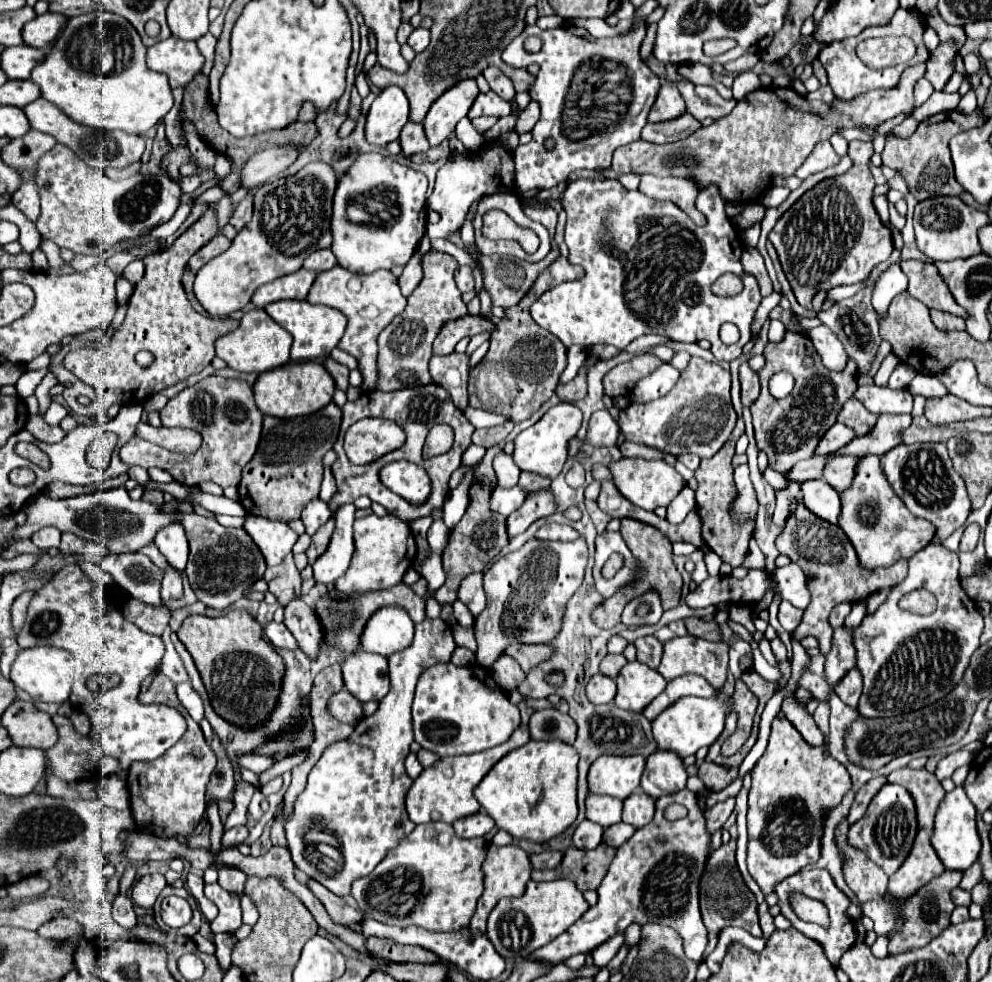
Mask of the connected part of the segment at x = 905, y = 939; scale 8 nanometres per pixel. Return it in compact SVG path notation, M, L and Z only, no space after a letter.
M946 871L942 877L932 879L926 887L922 887L912 899L904 903L906 923L904 923L904 929L892 937L888 947L890 955L900 955L900 953L924 947L926 943L936 939L946 927L950 927L950 913L956 907L950 899L950 885L958 885L960 879L962 879L960 871Z

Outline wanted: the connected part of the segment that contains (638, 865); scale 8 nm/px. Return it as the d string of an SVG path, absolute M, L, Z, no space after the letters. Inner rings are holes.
M682 789L674 795L660 797L656 801L656 815L652 823L636 833L618 847L618 853L598 887L598 903L590 907L574 925L570 925L560 937L540 947L526 959L546 961L550 965L564 963L568 957L576 953L590 953L606 939L616 933L624 933L632 923L662 923L674 927L684 941L684 953L688 959L702 963L706 949L706 927L702 923L700 907L698 907L698 887L702 879L702 871L706 869L706 859L712 853L710 833L706 833L706 817L698 807L698 799L692 791ZM672 803L680 803L688 809L684 819L668 821L664 817L664 809ZM634 847L642 847L642 857L634 853Z

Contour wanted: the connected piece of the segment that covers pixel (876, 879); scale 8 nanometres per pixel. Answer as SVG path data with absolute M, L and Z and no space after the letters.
M844 821L840 825L838 835L836 835L840 853L844 855L846 883L856 893L860 903L882 899L886 893L886 885L888 885L886 873L876 863L872 863L866 857L866 853L862 853L846 843L846 831L848 831L848 821Z

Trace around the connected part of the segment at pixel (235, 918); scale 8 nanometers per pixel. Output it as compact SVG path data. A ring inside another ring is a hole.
M218 883L206 885L204 895L218 907L218 917L212 921L212 931L214 933L234 933L242 925L240 899L230 897L230 893L224 891Z

